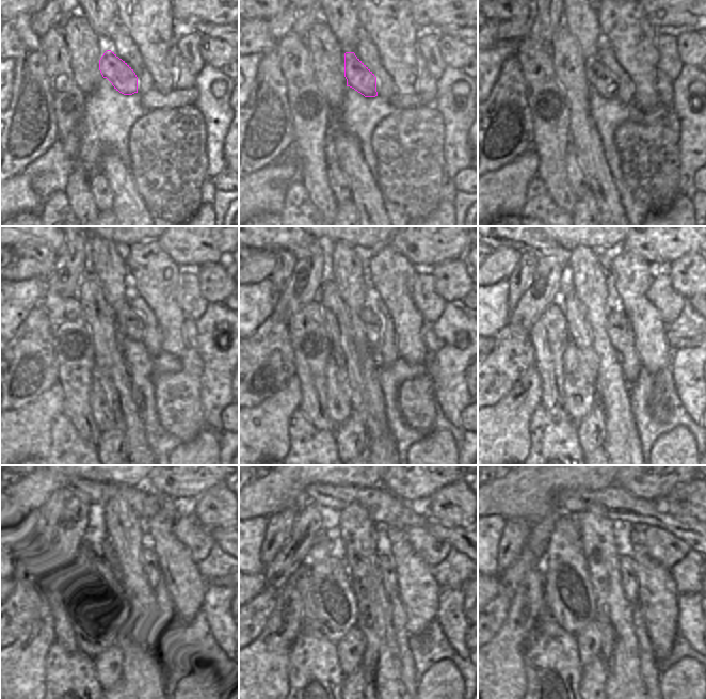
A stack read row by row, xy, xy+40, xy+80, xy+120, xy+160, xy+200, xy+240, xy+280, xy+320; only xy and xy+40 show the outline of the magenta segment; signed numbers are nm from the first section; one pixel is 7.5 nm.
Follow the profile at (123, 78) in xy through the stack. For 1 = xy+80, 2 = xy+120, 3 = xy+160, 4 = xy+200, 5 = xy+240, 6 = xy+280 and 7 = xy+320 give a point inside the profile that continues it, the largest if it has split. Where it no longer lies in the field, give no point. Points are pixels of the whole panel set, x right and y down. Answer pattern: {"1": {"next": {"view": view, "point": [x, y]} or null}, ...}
{"1": {"next": {"view": "xy+80", "point": [599, 78]}}, "2": {"next": {"view": "xy+120", "point": [128, 323]}}, "3": {"next": {"view": "xy+160", "point": [373, 323]}}, "4": {"next": {"view": "xy+200", "point": [615, 321]}}, "5": {"next": {"view": "xy+240", "point": [150, 576]}}, "6": {"next": {"view": "xy+280", "point": [386, 564]}}, "7": {"next": {"view": "xy+320", "point": [629, 585]}}}

